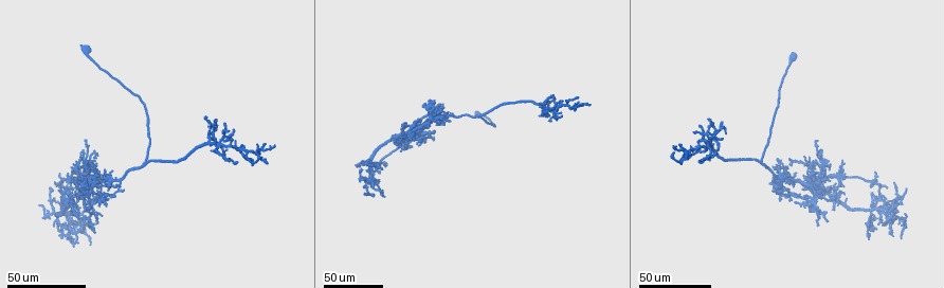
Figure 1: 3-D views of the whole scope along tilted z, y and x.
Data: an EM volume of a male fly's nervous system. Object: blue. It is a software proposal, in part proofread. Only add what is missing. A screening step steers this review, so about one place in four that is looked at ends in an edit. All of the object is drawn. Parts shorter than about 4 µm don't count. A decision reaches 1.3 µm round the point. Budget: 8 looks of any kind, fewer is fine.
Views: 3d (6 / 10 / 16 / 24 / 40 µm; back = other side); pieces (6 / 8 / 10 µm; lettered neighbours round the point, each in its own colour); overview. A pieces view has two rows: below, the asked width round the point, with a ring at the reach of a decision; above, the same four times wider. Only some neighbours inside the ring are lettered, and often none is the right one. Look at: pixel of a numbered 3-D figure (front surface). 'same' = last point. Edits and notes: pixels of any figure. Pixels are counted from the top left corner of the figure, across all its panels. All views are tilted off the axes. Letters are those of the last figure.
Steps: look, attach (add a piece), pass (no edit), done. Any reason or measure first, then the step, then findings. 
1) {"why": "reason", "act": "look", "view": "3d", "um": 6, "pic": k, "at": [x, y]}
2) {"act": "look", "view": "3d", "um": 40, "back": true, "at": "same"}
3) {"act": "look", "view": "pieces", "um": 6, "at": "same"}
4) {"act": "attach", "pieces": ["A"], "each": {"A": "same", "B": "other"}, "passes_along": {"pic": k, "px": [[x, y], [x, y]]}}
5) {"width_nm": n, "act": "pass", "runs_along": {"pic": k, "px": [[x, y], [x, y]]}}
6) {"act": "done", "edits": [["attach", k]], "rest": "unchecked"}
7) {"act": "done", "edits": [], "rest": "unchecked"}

{"why": "branch stops here", "act": "look", "view": "3d", "um": 40, "pic": 1, "at": [709, 127]}

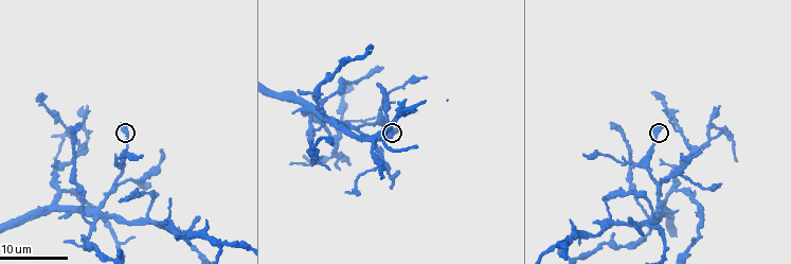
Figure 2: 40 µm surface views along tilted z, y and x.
{"act": "look", "view": "pieces", "um": 6, "pic": 2, "at": [663, 125]}

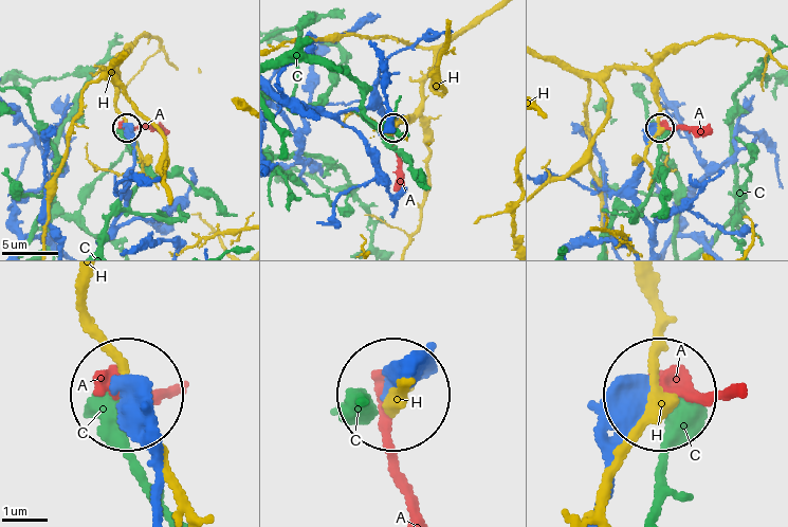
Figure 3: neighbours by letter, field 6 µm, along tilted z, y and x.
{"act": "attach", "pieces": ["A"], "each": {"A": "same", "C": "other", "H": "other"}, "passes_along": {"pic": 3, "px": [[406, 364], [390, 389], [390, 466], [406, 500]]}, "found": "the cell continues"}

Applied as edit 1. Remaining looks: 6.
{"why": "free end", "act": "look", "view": "3d", "um": 24, "pic": 2, "at": [721, 131]}

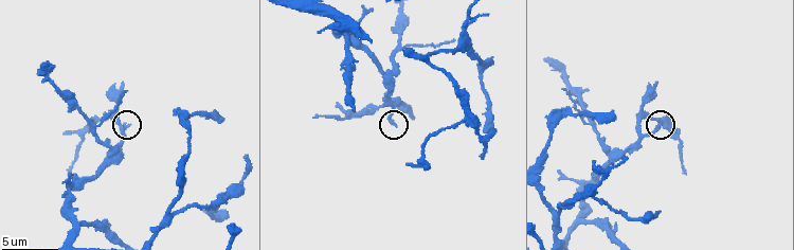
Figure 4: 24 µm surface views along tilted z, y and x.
{"act": "look", "view": "pieces", "um": 10, "pic": 4, "at": [128, 126]}

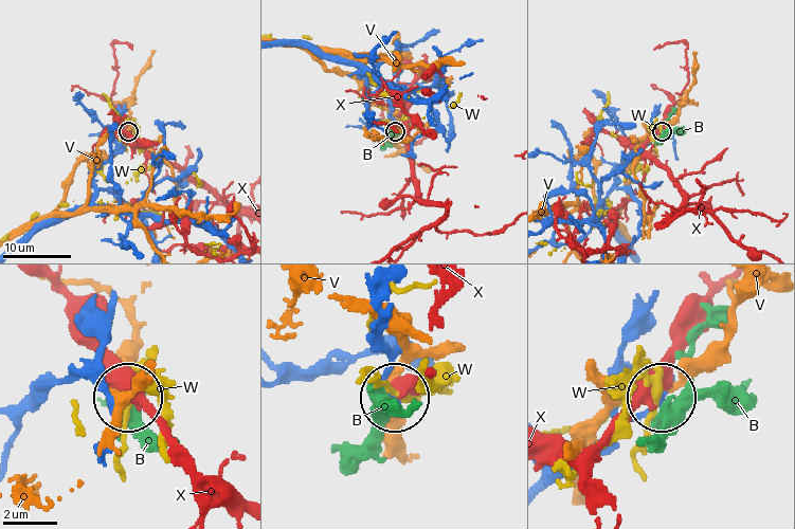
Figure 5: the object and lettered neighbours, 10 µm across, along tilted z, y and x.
{"width_nm": 240, "act": "pass", "each": {"B": "other", "V": "other", "W": "other", "X": "other"}, "found": "none of them fits"}

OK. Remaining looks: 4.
{"why": "free end", "act": "look", "view": "3d", "um": 40, "pic": 1, "at": [822, 164]}

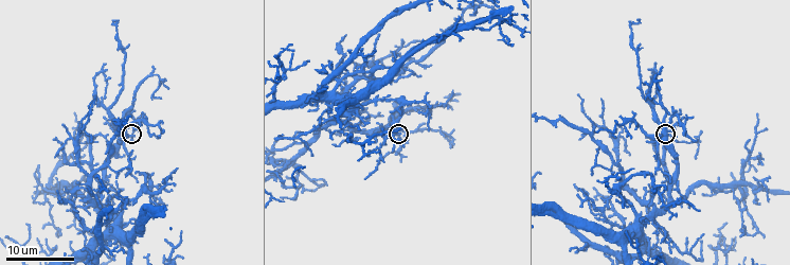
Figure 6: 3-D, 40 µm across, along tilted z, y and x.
{"act": "look", "view": "pieces", "um": 6, "pic": 6, "at": [131, 135]}

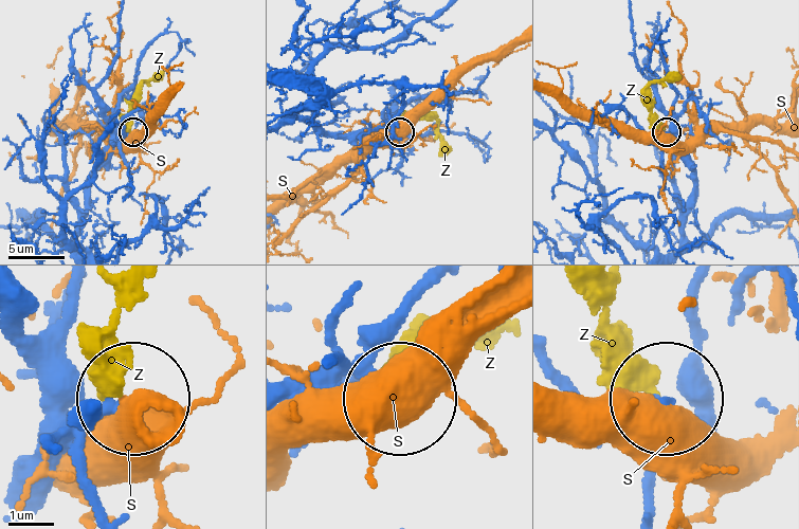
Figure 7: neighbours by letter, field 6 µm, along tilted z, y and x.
{"width_nm": 170, "act": "pass", "each": {"S": "other", "Z": "other"}, "found": "none of them fits"}

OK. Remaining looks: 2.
{"act": "look", "view": "3d", "um": 40, "pic": 1, "at": [443, 118]}

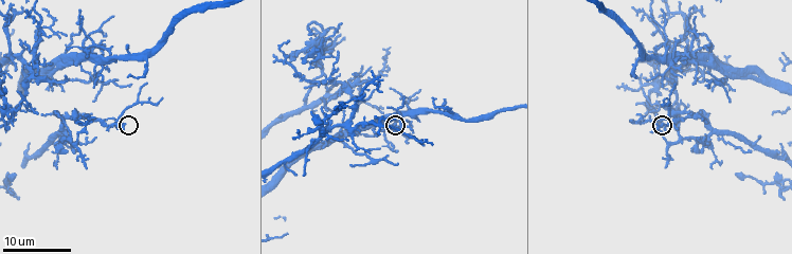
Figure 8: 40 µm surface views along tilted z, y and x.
{"why": "see the neighbours", "act": "look", "view": "pieces", "um": 10, "pic": 8, "at": [655, 124]}

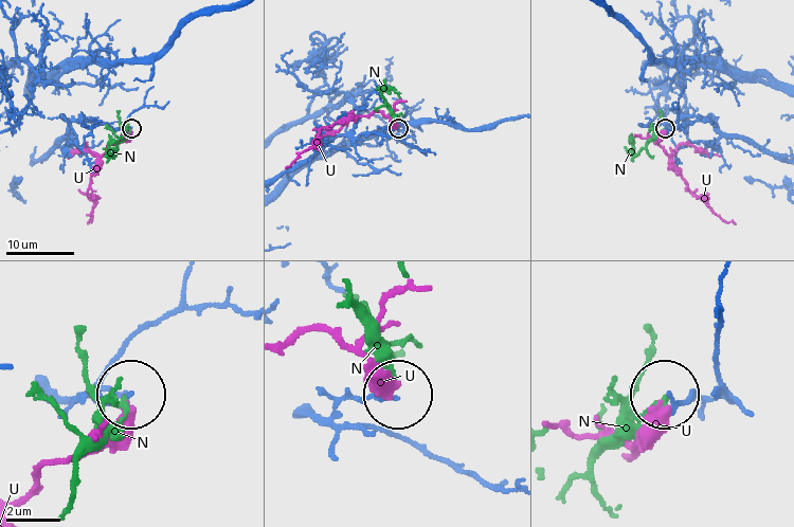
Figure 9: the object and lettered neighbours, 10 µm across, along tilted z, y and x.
{"width_nm": 170, "act": "pass", "each": {"N": "other", "U": "other"}, "found": "no lettered piece goes on from it"}

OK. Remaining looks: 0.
{"act": "done", "edits": [["attach", 3]], "rest": "unchecked"}

